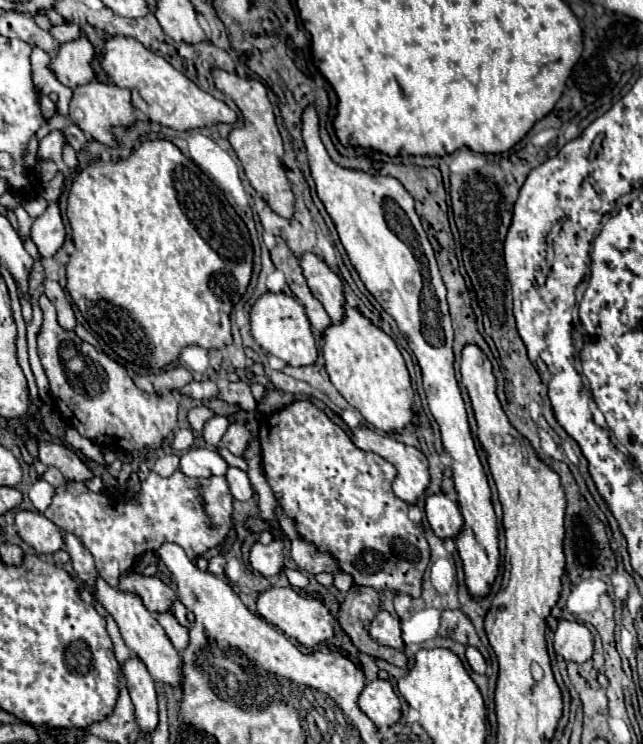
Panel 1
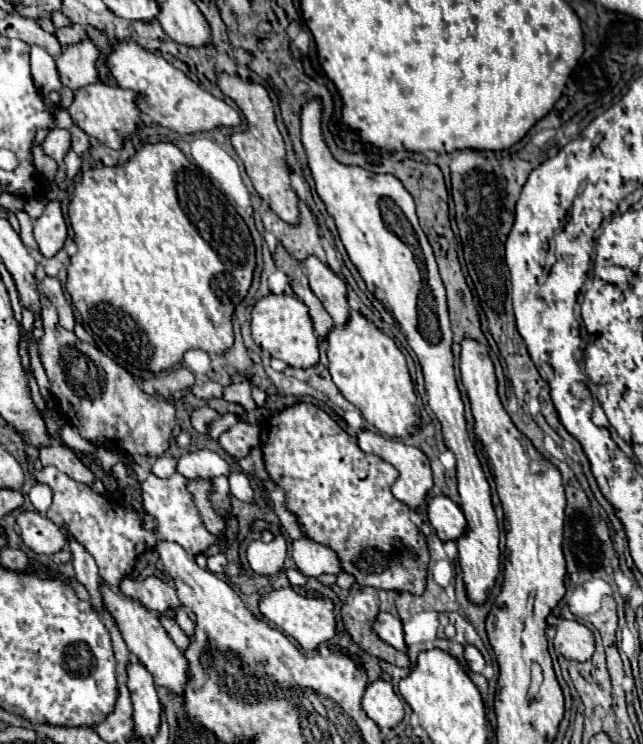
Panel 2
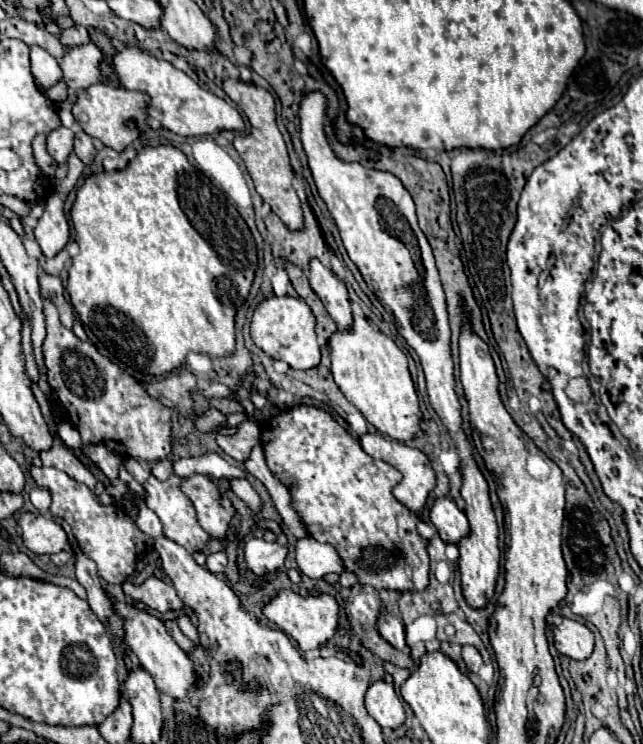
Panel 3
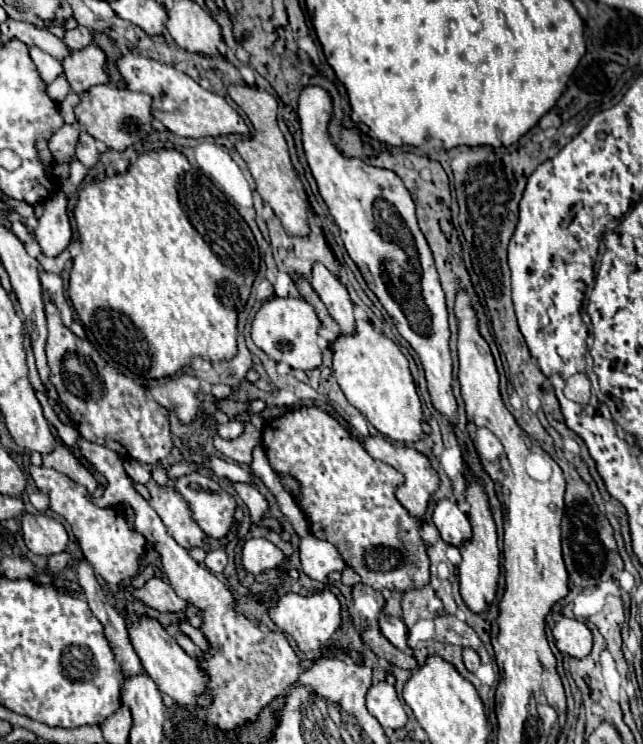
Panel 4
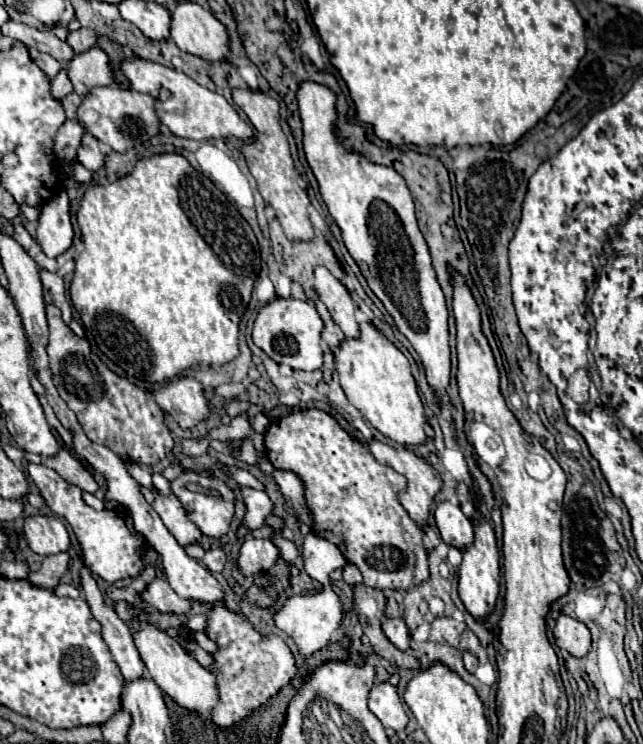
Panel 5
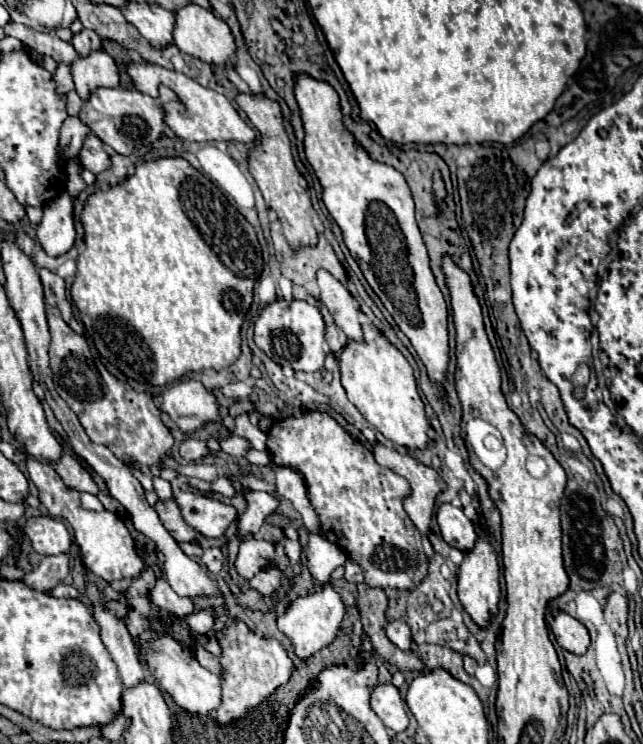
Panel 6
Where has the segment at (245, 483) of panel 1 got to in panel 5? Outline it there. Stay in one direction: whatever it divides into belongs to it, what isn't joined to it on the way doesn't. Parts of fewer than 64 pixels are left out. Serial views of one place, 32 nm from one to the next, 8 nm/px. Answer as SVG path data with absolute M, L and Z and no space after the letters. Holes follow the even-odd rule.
M240 486L240 496L242 502L246 504L246 516L244 516L244 524L248 526L248 530L256 530L264 524L264 518L272 512L272 502L266 496L266 492L260 490L252 490L246 486Z

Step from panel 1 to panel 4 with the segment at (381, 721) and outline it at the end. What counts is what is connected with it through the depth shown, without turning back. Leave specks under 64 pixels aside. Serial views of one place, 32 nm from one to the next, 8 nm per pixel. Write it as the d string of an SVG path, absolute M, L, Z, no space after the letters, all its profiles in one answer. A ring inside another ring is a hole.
M388 682L372 684L366 694L366 706L368 712L384 726L384 728L402 728L406 724L406 712L404 706Z

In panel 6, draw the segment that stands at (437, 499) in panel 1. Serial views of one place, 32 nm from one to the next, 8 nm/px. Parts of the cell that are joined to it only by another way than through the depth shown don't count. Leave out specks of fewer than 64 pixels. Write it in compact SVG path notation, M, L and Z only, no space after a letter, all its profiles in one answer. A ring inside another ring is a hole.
M442 504L436 510L436 520L438 520L440 534L446 544L450 544L462 552L468 552L474 546L474 542L476 542L474 524L464 516L462 508L458 508L454 504Z

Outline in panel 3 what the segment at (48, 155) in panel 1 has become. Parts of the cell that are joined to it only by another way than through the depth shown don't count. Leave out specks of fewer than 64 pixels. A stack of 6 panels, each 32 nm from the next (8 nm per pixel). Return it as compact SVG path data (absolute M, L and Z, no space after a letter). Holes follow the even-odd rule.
M56 128L46 138L46 150L58 164L64 164L68 154L72 152L72 142L74 132L70 128Z

